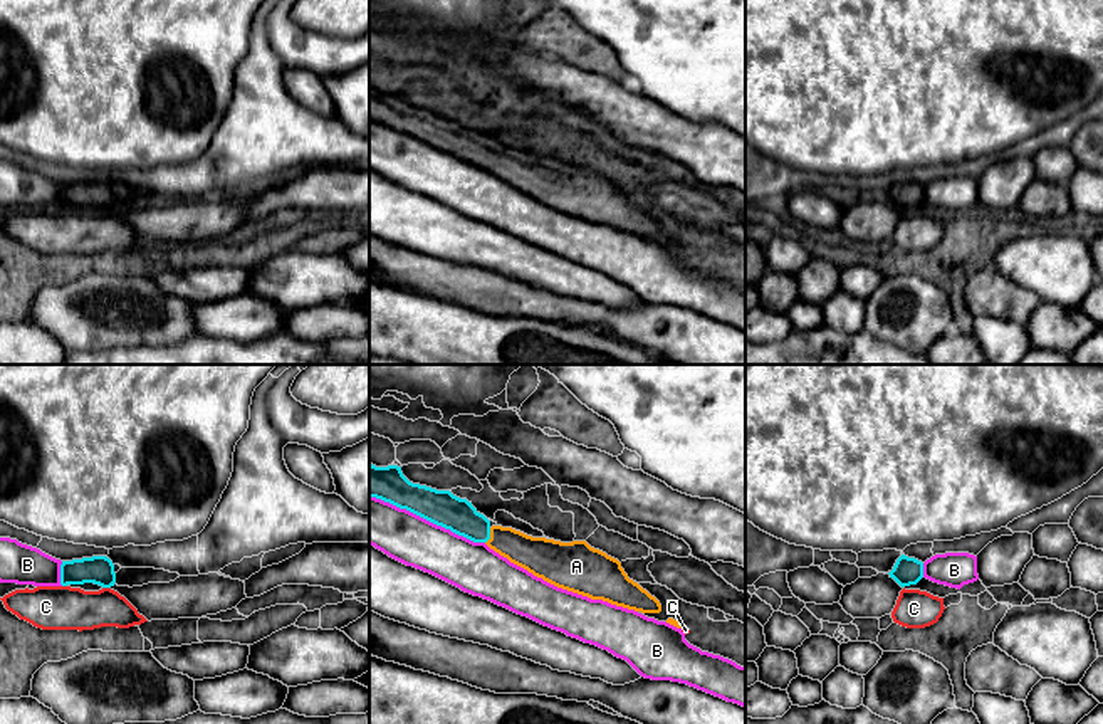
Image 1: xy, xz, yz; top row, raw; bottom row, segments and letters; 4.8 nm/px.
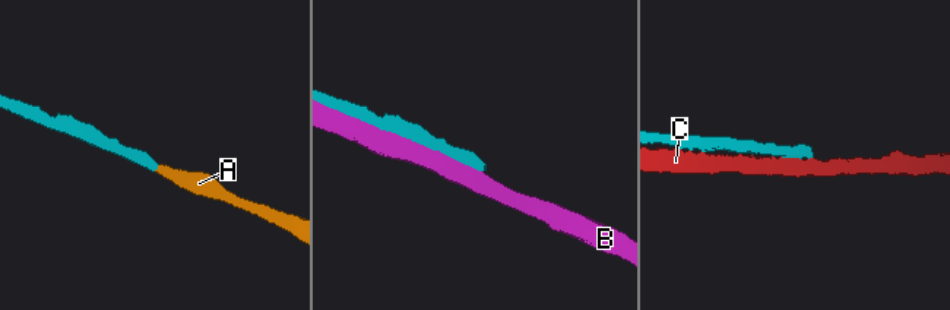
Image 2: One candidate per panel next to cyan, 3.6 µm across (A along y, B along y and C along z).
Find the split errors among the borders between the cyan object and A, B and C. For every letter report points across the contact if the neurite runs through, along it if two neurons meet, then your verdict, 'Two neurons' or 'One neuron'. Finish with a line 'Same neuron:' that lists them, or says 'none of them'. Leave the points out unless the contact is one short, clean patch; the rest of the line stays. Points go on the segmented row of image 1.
A: Path across: xz (445, 509), (489, 536), (538, 555). One neuron
B: Two neurons
C: Two neurons
Same neuron: A

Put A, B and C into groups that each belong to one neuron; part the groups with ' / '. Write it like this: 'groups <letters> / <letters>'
groups A / B / C

